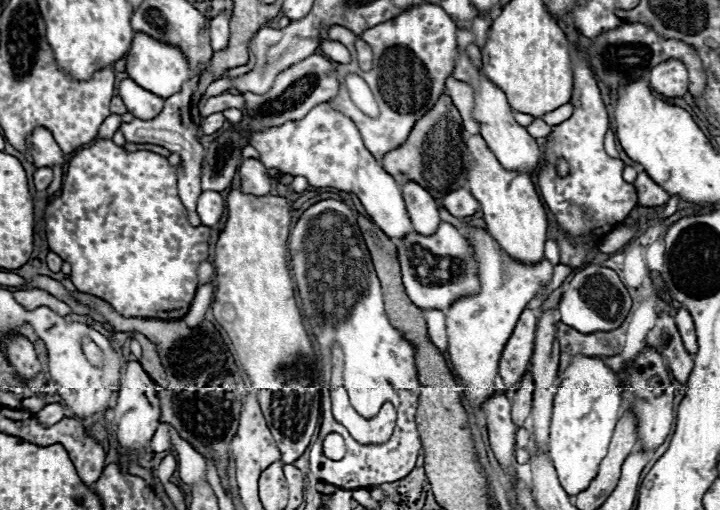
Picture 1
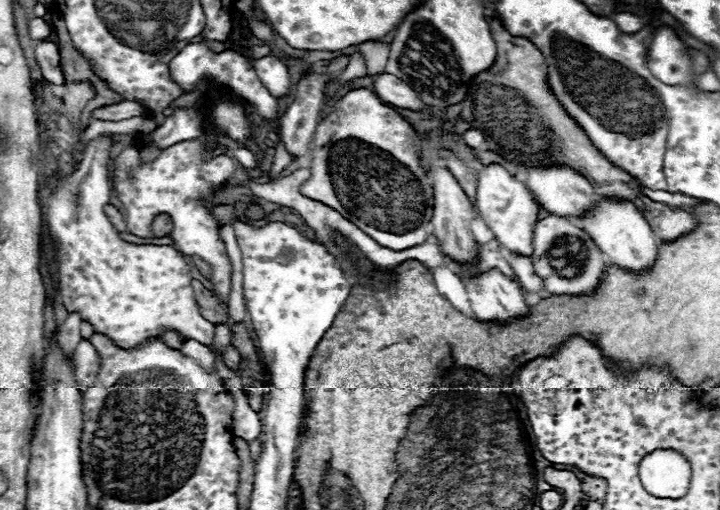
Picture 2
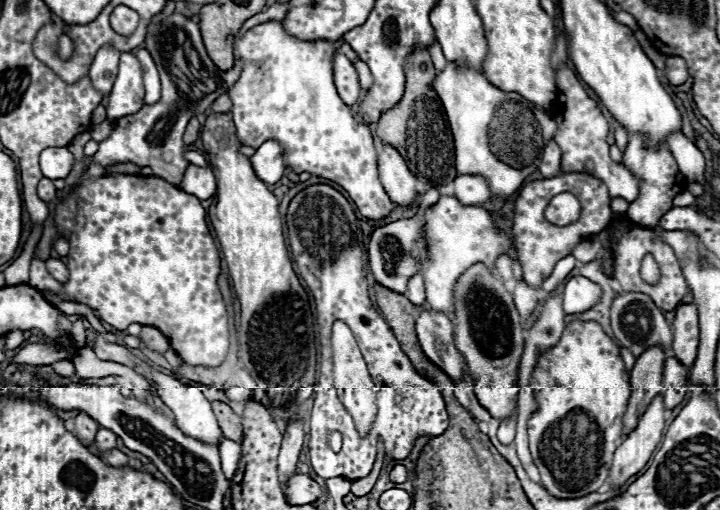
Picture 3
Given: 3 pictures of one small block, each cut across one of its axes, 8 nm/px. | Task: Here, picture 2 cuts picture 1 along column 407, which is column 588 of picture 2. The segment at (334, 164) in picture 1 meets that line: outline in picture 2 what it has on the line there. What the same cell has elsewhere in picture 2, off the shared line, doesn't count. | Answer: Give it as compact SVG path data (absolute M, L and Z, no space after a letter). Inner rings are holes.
M600 198L592 212L588 212L580 218L567 217L567 219L582 228L596 242L596 246L600 246L600 250L604 250L610 256L610 262L614 262L622 268L640 270L644 266L650 266L656 258L658 240L654 238L650 224L644 220L644 216L638 212L638 208L632 202Z

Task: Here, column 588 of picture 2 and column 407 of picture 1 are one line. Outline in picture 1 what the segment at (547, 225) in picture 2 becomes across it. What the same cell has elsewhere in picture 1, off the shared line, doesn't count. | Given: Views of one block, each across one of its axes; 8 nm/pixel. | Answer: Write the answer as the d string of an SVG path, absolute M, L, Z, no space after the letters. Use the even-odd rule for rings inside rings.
M442 222L432 236L408 234L404 240L392 240L398 248L398 260L402 266L402 280L410 300L424 310L448 310L456 300L474 296L480 292L478 264L474 250L466 236L462 236L452 224Z

